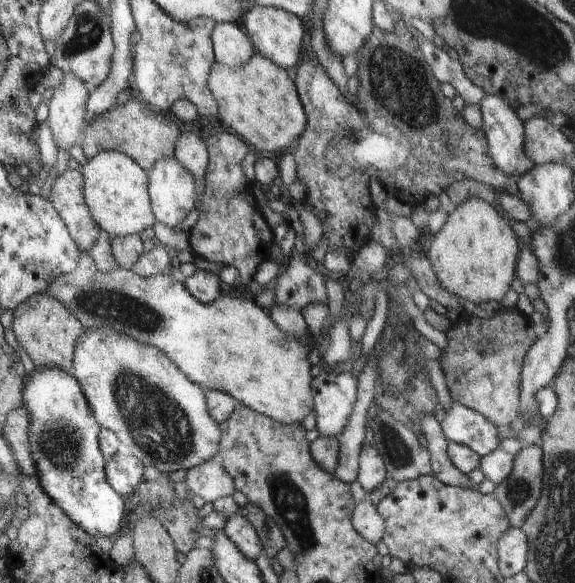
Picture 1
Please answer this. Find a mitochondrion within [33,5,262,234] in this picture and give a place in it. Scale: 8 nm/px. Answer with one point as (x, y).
(88, 33)

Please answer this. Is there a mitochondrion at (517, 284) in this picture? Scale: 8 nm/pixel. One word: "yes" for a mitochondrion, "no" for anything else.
no

